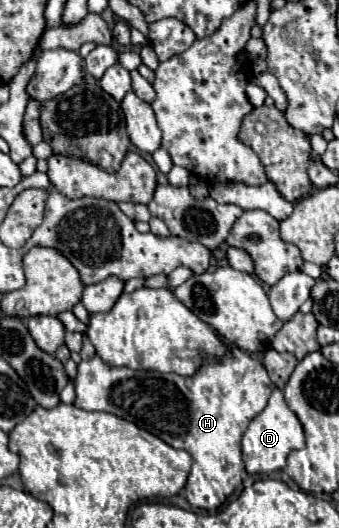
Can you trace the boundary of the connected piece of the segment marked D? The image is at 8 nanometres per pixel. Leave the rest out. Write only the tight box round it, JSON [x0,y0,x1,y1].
[242,388,304,474]

